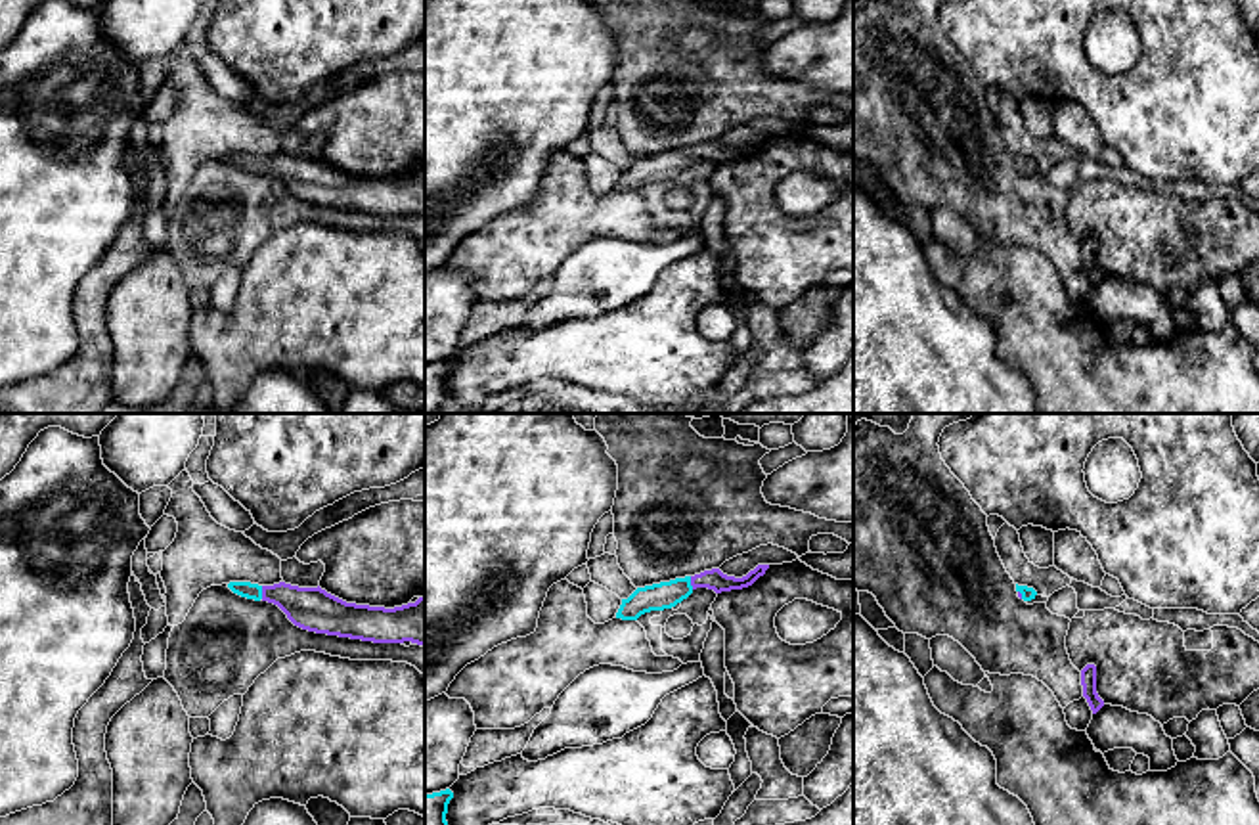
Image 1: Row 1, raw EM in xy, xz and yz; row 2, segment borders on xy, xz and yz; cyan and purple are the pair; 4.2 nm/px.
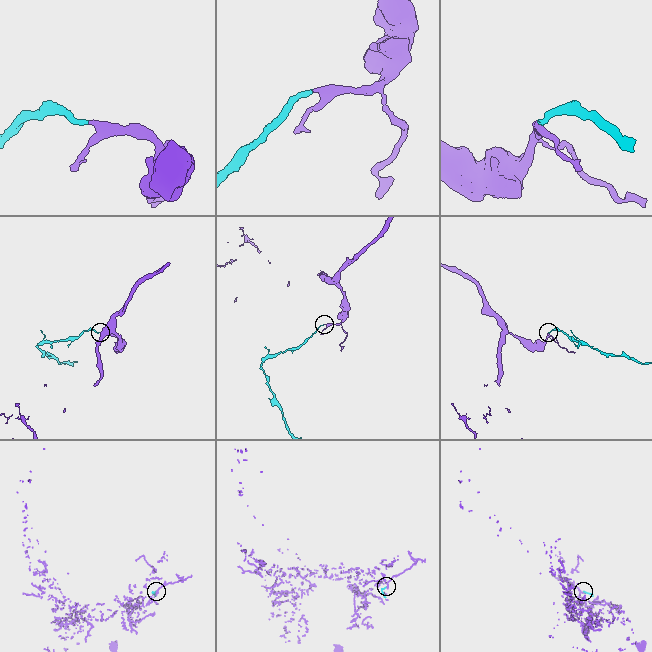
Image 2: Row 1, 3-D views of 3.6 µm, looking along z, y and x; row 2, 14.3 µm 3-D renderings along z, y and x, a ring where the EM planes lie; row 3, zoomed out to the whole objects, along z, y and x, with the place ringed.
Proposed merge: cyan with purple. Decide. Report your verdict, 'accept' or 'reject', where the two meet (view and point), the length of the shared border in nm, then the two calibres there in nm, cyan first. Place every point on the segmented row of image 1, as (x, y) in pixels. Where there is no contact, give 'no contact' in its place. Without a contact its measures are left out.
accept; meets cyan in xy at (261, 592); contact 60 nm long; 70 nm thick on the cyan side, 180 nm on the other

